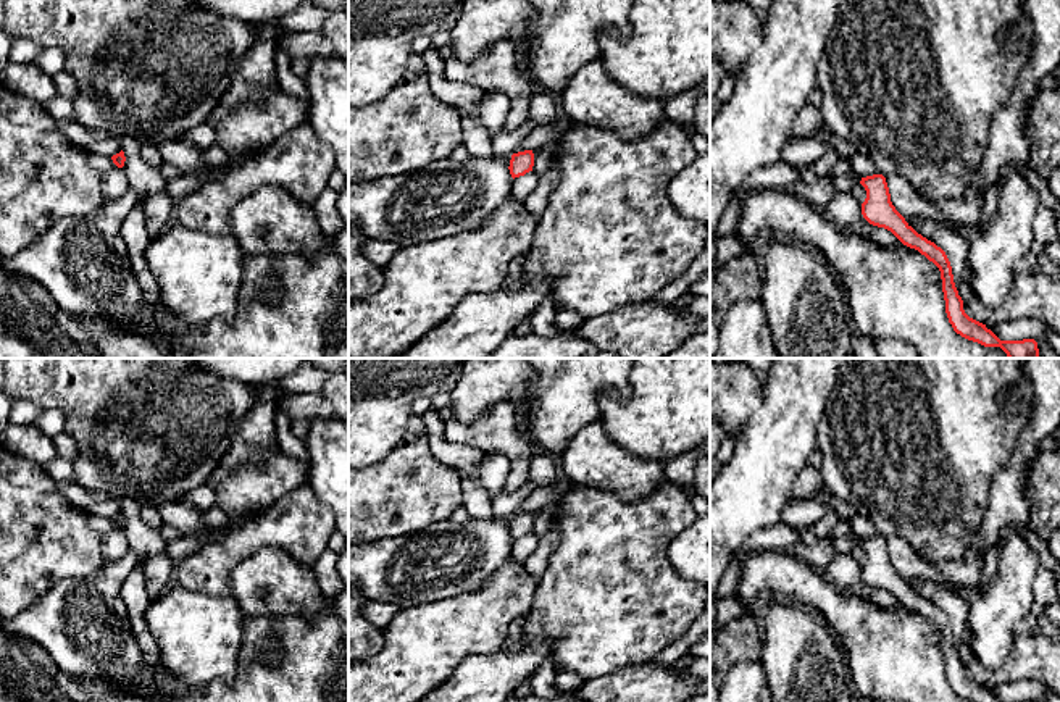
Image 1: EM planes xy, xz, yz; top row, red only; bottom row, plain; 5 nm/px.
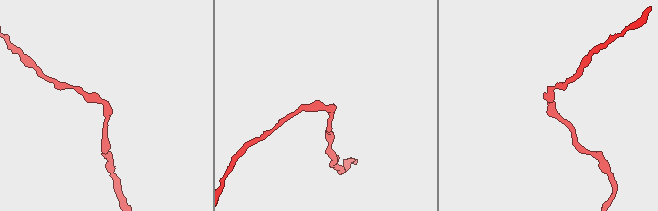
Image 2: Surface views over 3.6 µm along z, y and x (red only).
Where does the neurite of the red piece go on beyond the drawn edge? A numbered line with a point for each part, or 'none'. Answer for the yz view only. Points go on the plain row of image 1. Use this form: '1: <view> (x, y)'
none

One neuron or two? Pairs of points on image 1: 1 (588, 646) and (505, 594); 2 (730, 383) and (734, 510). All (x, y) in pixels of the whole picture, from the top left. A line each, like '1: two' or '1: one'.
1: two
2: two

